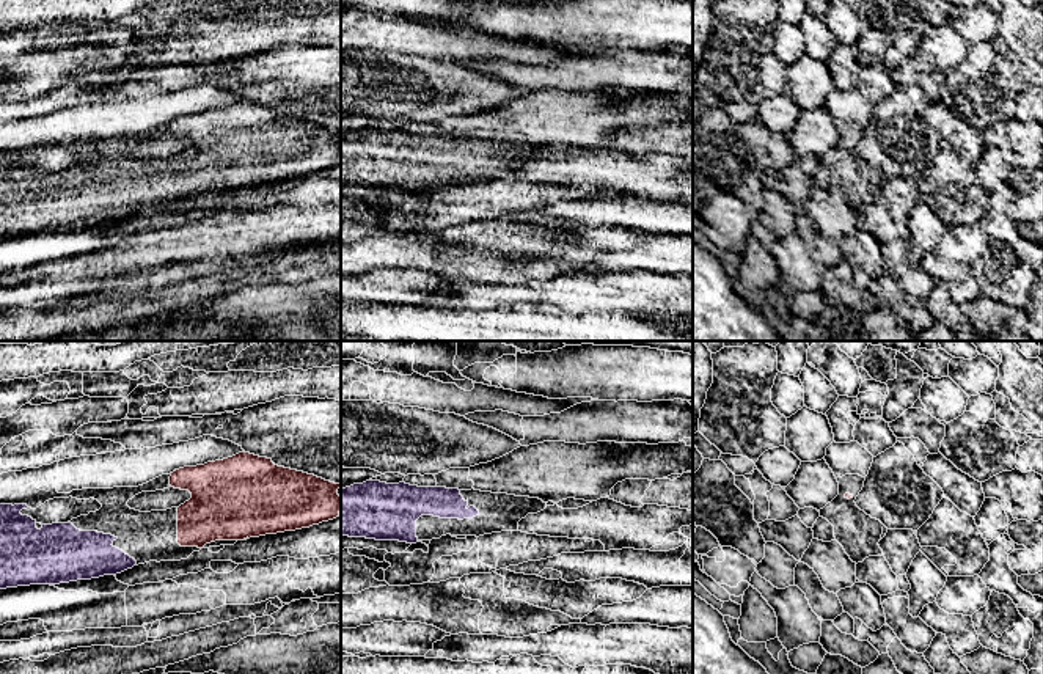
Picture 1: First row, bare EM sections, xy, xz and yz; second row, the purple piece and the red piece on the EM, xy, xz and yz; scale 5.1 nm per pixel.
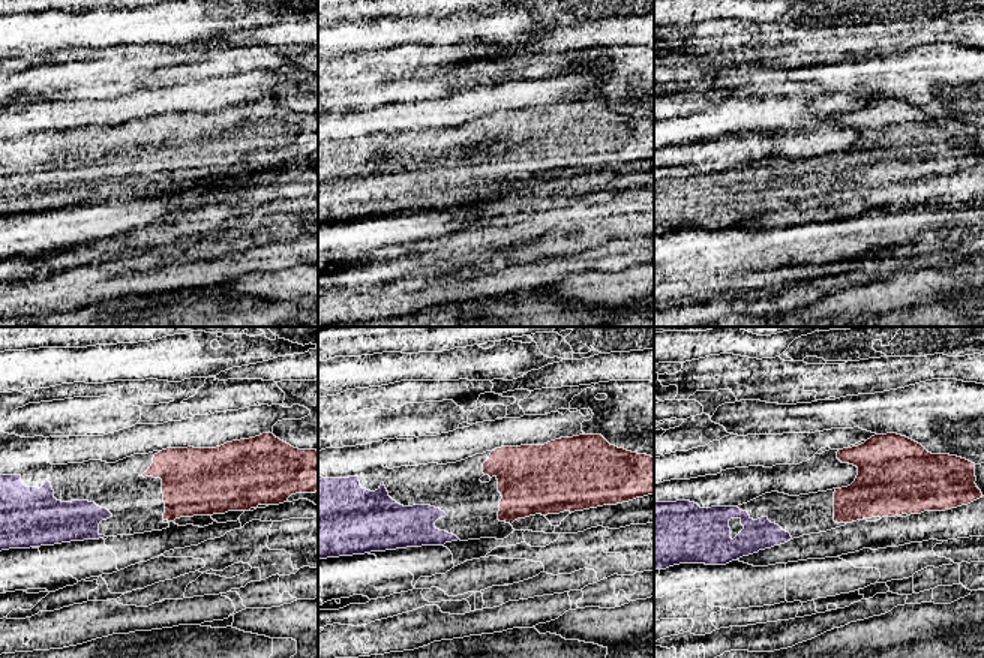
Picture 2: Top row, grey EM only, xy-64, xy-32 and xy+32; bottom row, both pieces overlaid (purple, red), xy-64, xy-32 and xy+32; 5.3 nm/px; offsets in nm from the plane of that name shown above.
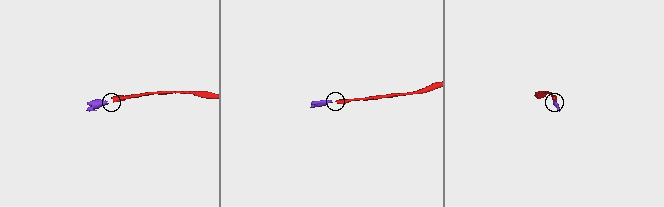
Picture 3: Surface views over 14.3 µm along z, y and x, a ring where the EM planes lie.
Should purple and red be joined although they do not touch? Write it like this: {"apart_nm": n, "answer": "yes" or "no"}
{"apart_nm": 240, "answer": "yes"}

